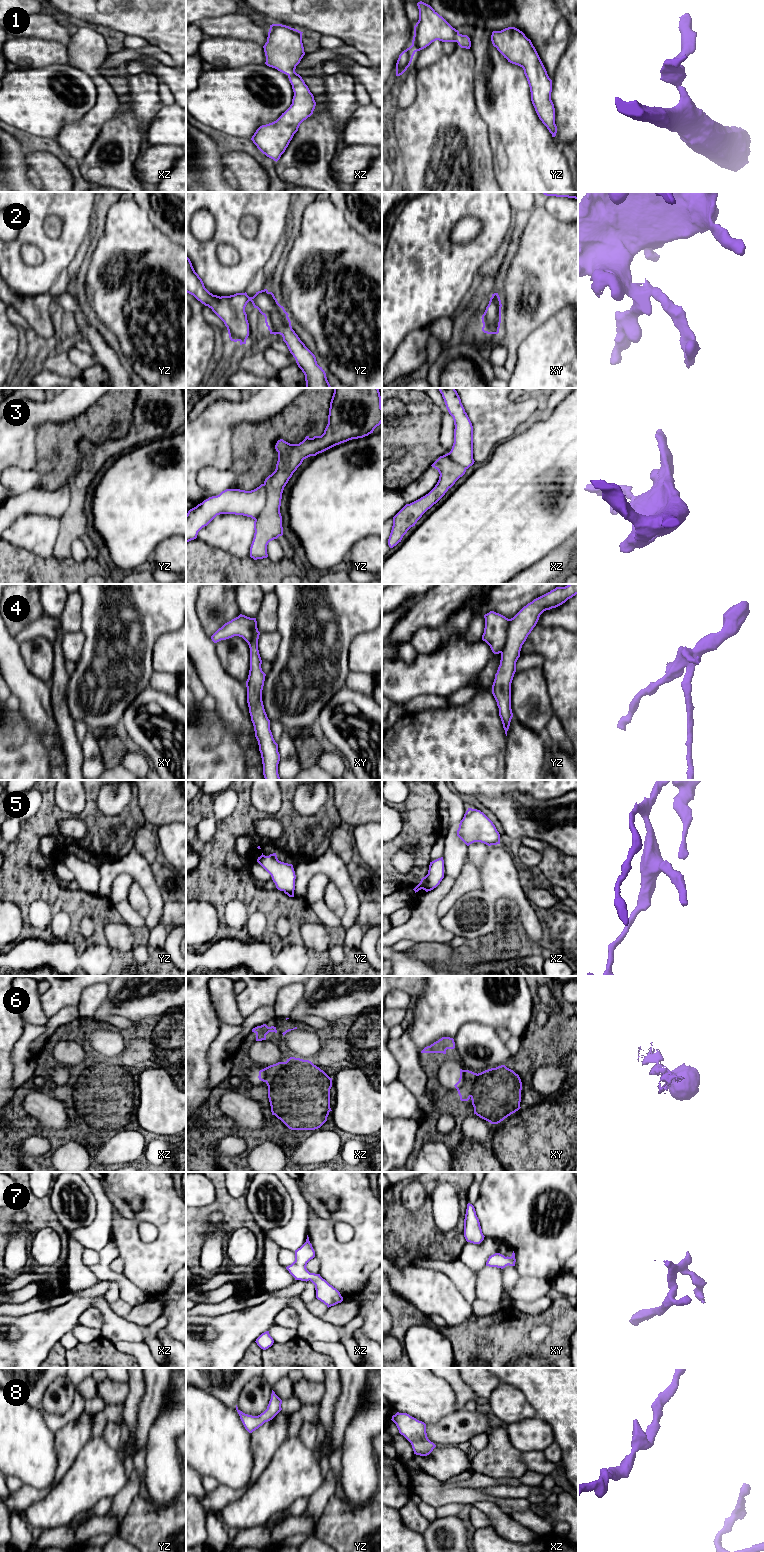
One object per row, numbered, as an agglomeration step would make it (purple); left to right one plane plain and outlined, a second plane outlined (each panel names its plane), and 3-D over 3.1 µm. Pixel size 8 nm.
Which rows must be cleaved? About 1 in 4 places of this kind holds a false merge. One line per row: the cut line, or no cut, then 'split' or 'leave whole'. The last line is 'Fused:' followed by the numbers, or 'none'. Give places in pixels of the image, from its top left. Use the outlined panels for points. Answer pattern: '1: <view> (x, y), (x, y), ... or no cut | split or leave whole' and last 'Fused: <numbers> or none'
1: no cut | leave whole
2: no cut | leave whole
3: yz (264, 484), (265, 506), (254, 519) | split
4: yz (510, 619), (506, 643), (500, 652) | split
5: no cut | leave whole
6: no cut | leave whole
7: no cut | leave whole
8: no cut | leave whole
Fused: 3, 4

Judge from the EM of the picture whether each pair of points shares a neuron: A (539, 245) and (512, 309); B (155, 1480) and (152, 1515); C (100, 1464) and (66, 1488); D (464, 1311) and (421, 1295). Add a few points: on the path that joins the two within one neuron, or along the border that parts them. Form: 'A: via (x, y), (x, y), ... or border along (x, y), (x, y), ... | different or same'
A: via (539, 261), (539, 272), (520, 293) | same
B: border along (146, 1495), (160, 1504), (169, 1504), (175, 1499) | different
C: via (92, 1472), (74, 1488) | same
D: via (453, 1308), (439, 1295), (432, 1295) | same

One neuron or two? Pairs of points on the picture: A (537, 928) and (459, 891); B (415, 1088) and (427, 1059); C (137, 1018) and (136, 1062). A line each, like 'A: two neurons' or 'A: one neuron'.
A: two neurons
B: two neurons
C: two neurons

